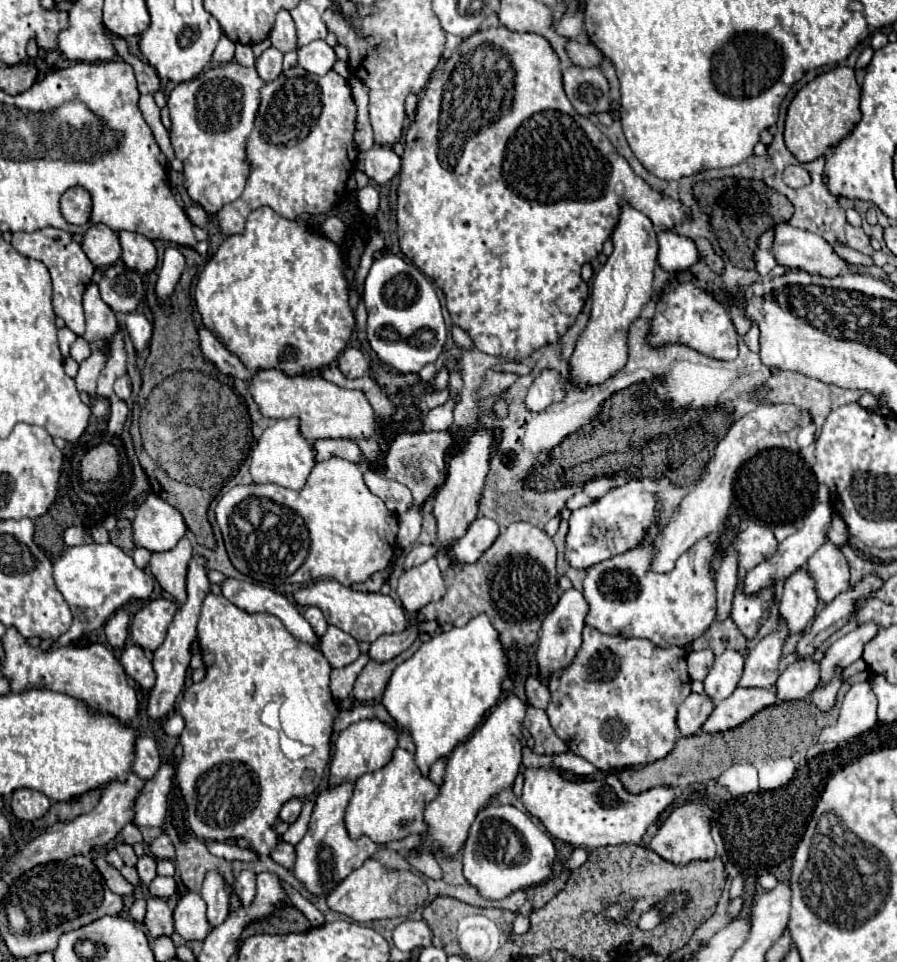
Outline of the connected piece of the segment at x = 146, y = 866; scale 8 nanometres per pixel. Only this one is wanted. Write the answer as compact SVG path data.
M141 856L139 862L137 862L137 872L139 872L141 884L143 884L143 886L149 886L151 880L157 876L157 874L155 874L155 860L149 858L149 856Z

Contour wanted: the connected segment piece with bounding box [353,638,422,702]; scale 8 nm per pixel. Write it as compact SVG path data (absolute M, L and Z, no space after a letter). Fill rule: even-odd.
M417 638L409 649L393 660L389 660L389 662L369 660L369 664L361 670L361 674L355 680L353 696L359 702L373 702L375 698L379 698L385 692L385 688L387 688L387 682L391 678L393 668L396 668L401 662L410 658L419 649L421 644L420 638Z

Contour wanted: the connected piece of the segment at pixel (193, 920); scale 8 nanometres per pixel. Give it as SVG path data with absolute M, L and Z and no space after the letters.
M187 892L179 898L173 910L175 932L187 940L203 940L209 934L209 924L205 918L205 902L197 892Z

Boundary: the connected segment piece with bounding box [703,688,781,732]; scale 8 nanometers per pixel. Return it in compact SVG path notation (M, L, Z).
M737 688L729 698L721 700L707 722L705 732L725 732L753 718L759 710L781 702L775 688Z

